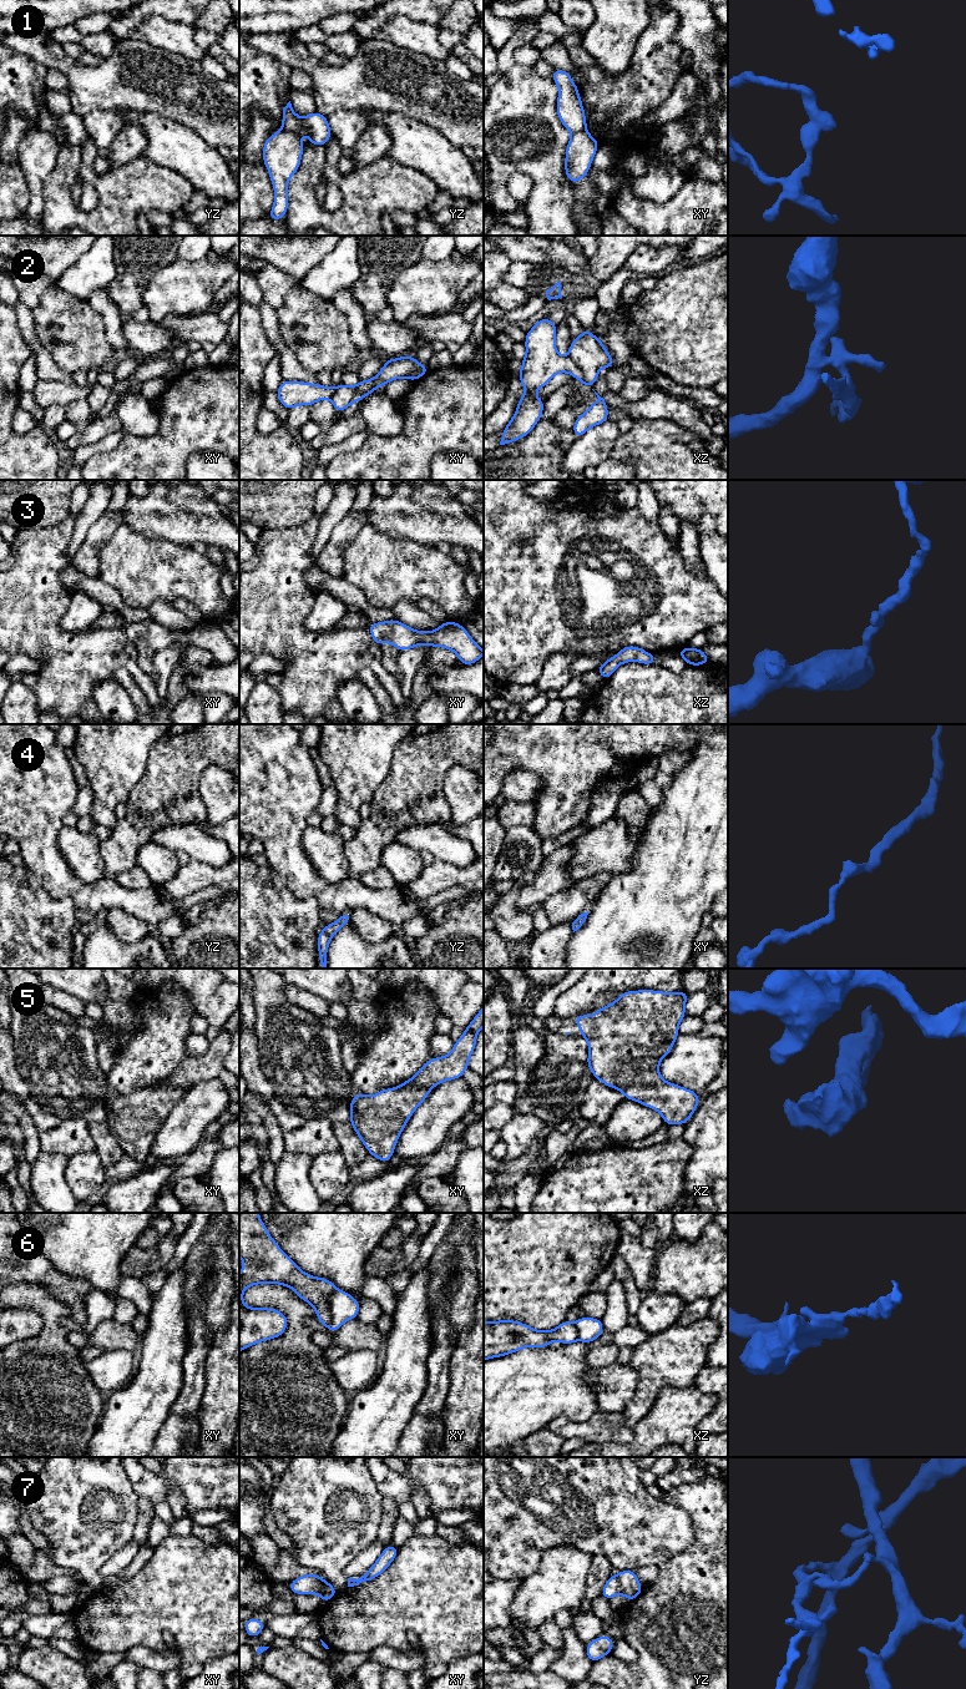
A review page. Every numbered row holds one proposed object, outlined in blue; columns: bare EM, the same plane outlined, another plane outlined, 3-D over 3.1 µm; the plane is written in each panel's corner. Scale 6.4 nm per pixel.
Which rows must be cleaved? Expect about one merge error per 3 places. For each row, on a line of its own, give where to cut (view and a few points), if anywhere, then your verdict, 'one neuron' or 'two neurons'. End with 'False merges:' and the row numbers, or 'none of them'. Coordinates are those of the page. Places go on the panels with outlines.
1: yz (282, 129), (298, 135) | two neurons
2: xz (569, 355), (580, 369), (581, 379) | two neurons
3: no cut | one neuron
4: no cut | one neuron
5: no cut | one neuron
6: xy (335, 1289), (329, 1300), (330, 1323), (327, 1326) | two neurons
7: yz (616, 1576), (620, 1583), (620, 1593) | two neurons
False merges: 1, 2, 6, 7

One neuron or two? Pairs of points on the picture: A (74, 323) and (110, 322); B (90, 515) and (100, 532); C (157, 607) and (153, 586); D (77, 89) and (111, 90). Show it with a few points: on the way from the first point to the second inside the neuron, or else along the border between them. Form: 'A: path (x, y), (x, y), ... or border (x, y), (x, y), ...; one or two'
A: border (85, 301), (101, 317), (105, 338), (115, 349); two
B: border (110, 497), (107, 509), (90, 527), (79, 547); two
C: border (171, 605), (156, 600), (145, 607), (127, 607); two
D: path (86, 89), (102, 89); one

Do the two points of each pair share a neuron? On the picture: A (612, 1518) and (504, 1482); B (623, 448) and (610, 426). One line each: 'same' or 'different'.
A: same
B: different

